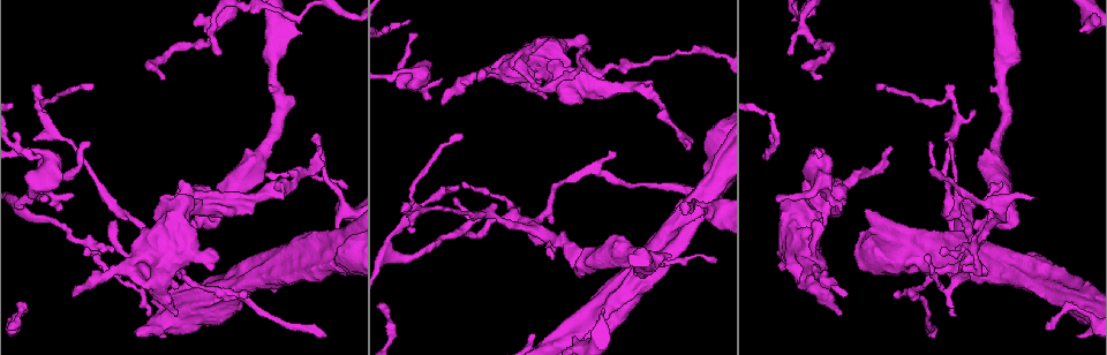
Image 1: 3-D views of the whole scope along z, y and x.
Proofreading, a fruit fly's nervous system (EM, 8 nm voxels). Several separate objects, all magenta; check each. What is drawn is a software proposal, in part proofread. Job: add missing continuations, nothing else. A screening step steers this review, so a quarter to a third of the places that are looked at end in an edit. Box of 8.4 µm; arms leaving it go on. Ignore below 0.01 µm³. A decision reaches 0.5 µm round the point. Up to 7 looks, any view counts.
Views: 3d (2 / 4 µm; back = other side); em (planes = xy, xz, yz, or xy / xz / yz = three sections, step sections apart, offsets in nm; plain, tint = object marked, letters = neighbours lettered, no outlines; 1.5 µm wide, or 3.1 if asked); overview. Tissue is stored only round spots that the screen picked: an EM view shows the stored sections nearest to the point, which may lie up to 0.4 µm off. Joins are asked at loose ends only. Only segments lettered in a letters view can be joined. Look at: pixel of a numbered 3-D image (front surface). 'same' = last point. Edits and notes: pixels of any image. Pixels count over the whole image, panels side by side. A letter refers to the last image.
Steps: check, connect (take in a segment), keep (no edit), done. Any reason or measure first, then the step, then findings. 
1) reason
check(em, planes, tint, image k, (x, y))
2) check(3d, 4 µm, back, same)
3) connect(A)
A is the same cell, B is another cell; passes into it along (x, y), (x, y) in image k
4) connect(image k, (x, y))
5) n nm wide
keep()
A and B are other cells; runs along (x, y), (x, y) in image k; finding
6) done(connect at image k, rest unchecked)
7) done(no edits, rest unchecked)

free end
check(em, planes, letters, image 1, (546, 99))

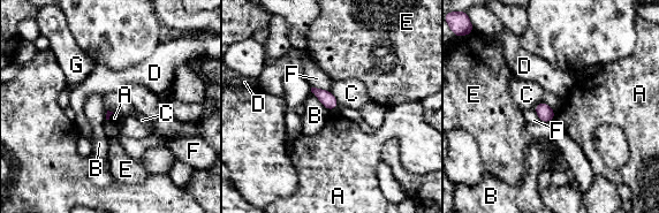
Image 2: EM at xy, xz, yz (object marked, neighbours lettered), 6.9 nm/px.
keep()
A, B, C, D, E, F and G are other cells; border along (555, 112), (553, 119) in image 2; none of them fits

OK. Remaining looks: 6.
free end
check(em, planes, letters, image 1, (73, 294))

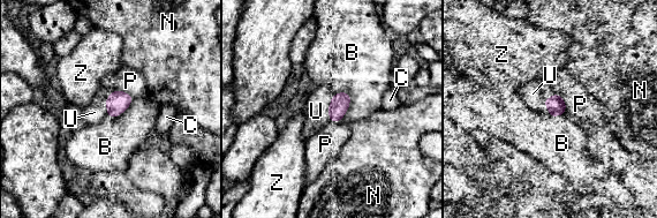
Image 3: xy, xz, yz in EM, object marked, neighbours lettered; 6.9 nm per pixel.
connect(U)
U is the same cell, B, C, N, P and Z are other cells; the neuron continues

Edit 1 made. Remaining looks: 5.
redraw
check(overview)

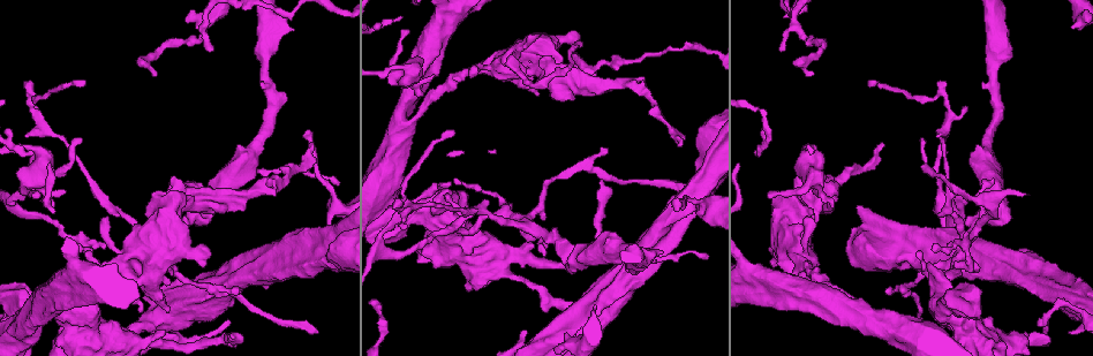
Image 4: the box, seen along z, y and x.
free end
check(3d, 4 µm, image 4, (40, 194))

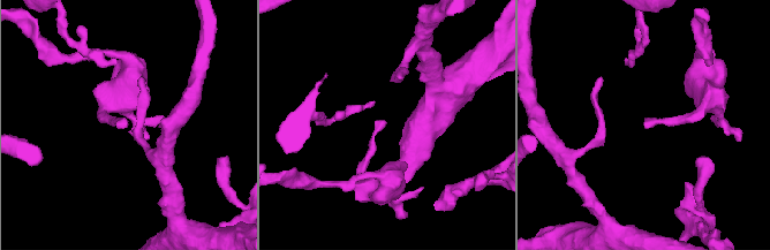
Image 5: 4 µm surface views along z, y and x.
need the tissue
check(em, xy, step 4, letters, image 5, (384, 121))

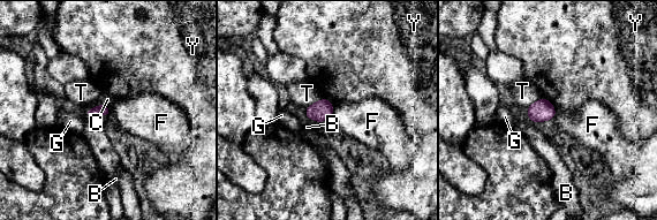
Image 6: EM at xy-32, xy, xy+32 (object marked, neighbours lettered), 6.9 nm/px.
keep()
B, C, F, G, T and Y are other cells; border along (334, 105), (332, 115) in image 6; none of them fits

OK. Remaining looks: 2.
done(connect at image 3, rest unchecked)

